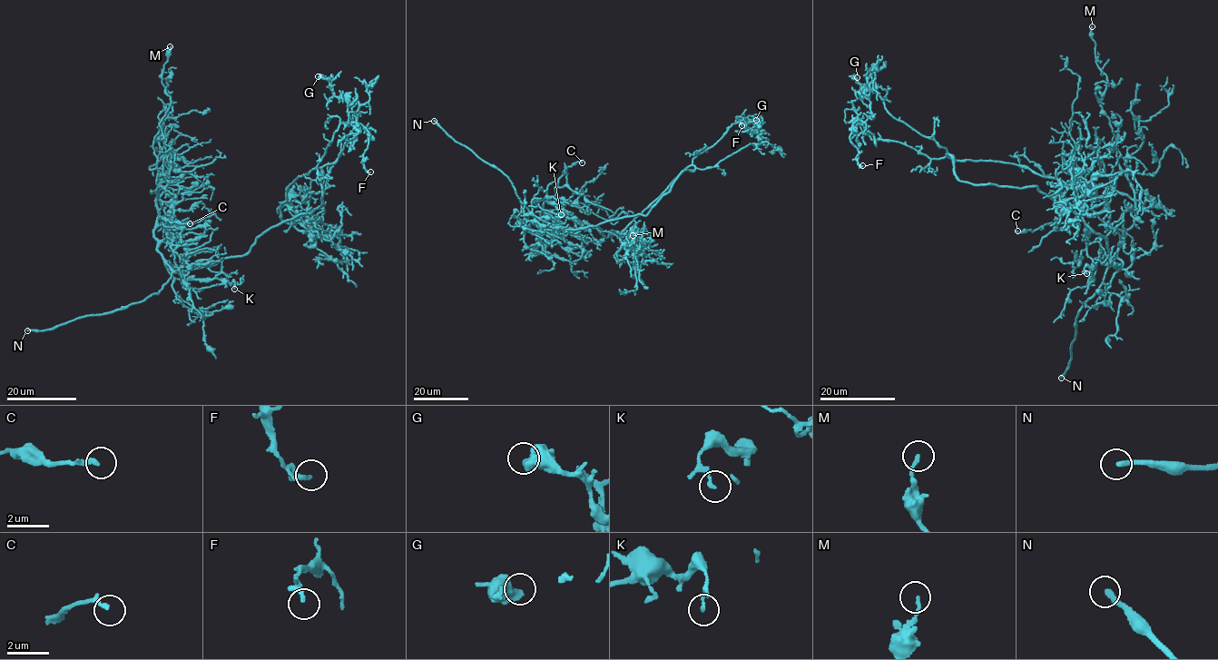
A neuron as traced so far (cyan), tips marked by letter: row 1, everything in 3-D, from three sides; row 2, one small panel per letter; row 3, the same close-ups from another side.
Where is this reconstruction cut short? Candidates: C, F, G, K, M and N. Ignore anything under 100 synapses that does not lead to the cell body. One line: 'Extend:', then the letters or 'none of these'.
Extend: N

